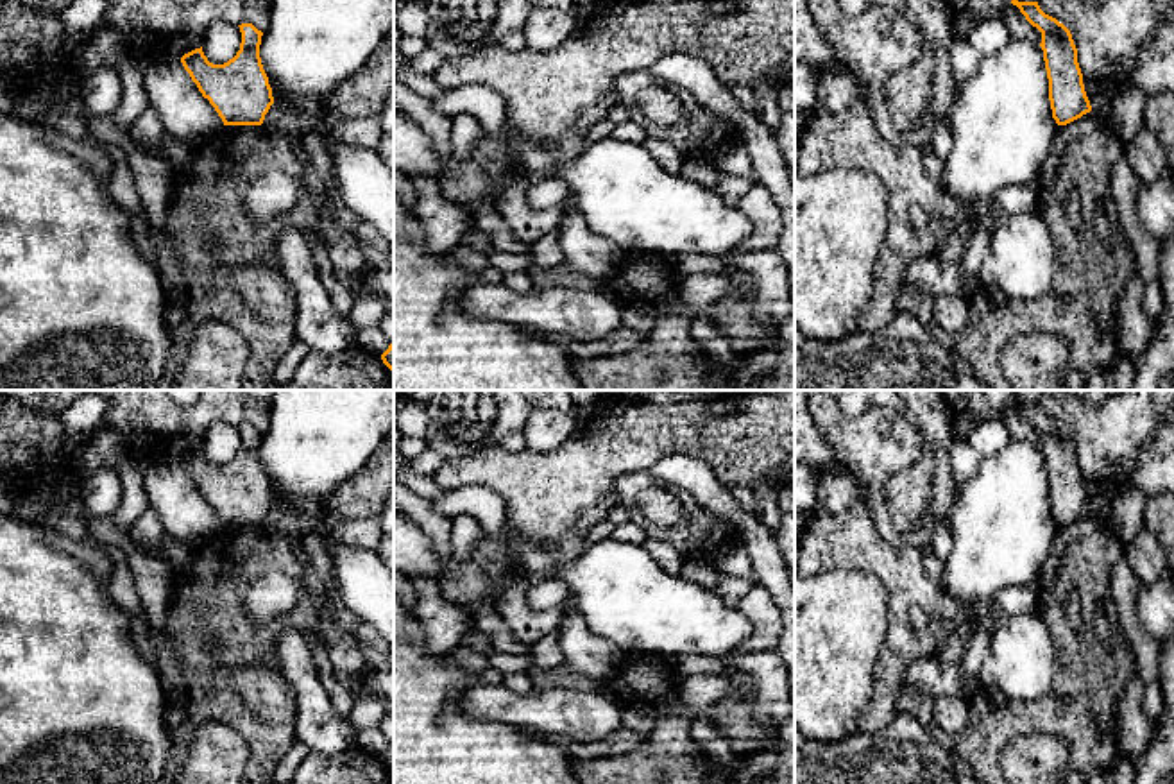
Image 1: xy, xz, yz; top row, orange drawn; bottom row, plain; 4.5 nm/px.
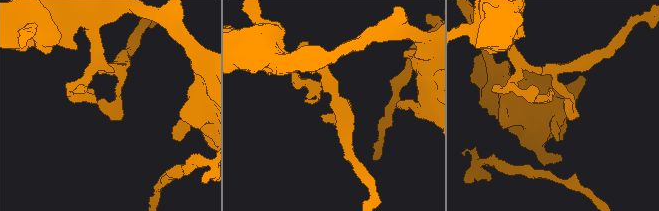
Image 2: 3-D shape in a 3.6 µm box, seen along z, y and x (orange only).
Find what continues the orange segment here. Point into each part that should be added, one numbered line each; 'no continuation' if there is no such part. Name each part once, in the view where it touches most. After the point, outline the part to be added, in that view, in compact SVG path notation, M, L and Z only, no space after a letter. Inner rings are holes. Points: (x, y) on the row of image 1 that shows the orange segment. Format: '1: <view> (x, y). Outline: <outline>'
no continuation

